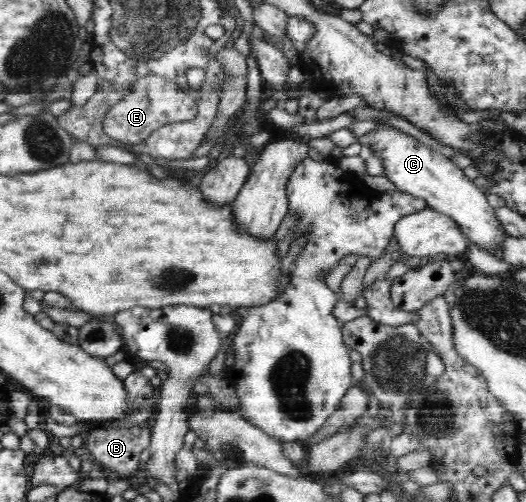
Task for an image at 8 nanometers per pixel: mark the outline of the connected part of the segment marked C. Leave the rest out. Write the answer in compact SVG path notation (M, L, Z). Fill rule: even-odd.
M390 125L372 130L358 138L358 141L368 146L372 154L382 160L384 174L394 183L396 189L426 201L431 209L453 218L465 231L469 242L473 241L484 247L505 234L498 225L493 208L486 200L487 193L479 189L459 165L432 150L428 144L421 144L408 132L402 132Z

